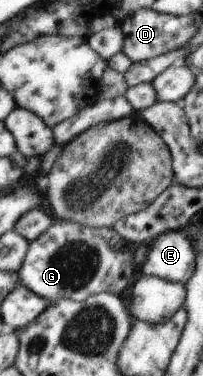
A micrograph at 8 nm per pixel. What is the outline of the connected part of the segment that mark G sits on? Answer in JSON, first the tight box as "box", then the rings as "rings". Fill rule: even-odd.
{"box":[18,220,133,304],"rings":[[[69,220],[57,221],[44,231],[36,240],[29,242],[25,259],[18,271],[20,283],[34,291],[48,304],[54,304],[62,299],[72,299],[76,302],[85,301],[89,296],[103,292],[122,295],[123,291],[133,283],[133,246],[128,244],[112,227],[108,229],[90,228]]]}

